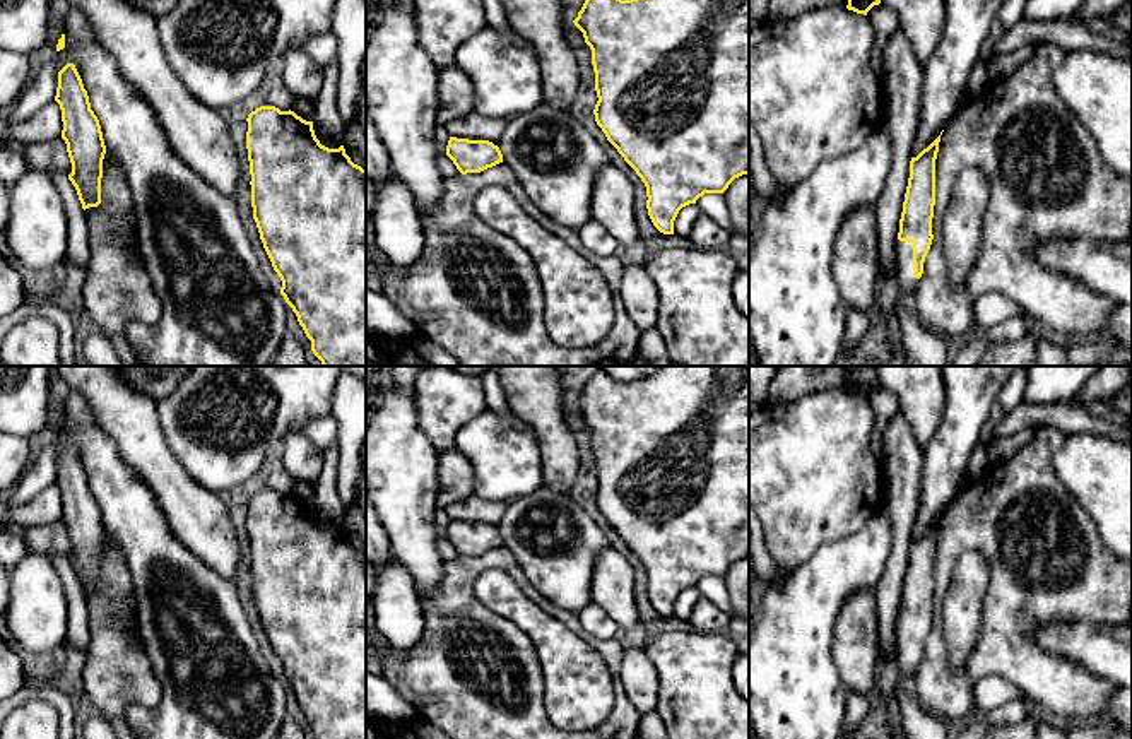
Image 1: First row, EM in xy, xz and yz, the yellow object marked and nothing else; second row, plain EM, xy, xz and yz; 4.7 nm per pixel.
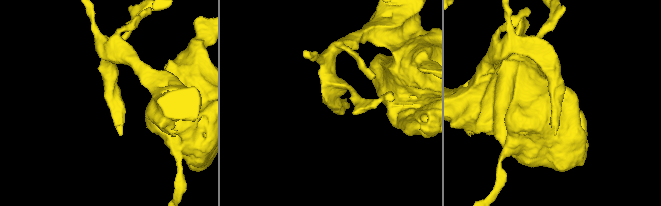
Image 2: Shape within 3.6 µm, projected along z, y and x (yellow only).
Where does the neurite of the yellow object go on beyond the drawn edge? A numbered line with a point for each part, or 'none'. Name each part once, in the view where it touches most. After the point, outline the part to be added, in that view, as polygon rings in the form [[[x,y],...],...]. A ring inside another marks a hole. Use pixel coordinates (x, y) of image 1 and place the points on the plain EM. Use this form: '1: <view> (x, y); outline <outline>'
1: yz (907, 664); outline [[[896,624],[896,664],[899,676],[915,676],[918,662],[913,659],[913,626]]]

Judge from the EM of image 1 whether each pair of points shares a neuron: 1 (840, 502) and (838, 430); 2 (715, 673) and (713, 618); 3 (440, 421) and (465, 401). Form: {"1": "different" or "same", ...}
{"1": "same", "2": "different", "3": "same"}

